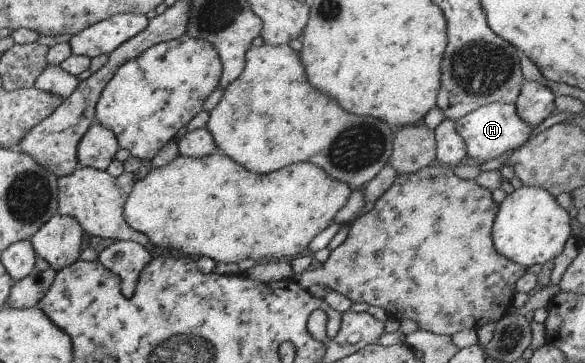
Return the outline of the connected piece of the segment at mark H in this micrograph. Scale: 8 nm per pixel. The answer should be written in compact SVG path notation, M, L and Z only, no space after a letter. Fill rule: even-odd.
M490 103L475 108L467 115L453 120L457 135L466 148L466 161L482 164L489 159L499 157L505 151L513 151L523 145L531 133L531 128L516 112L514 104Z

